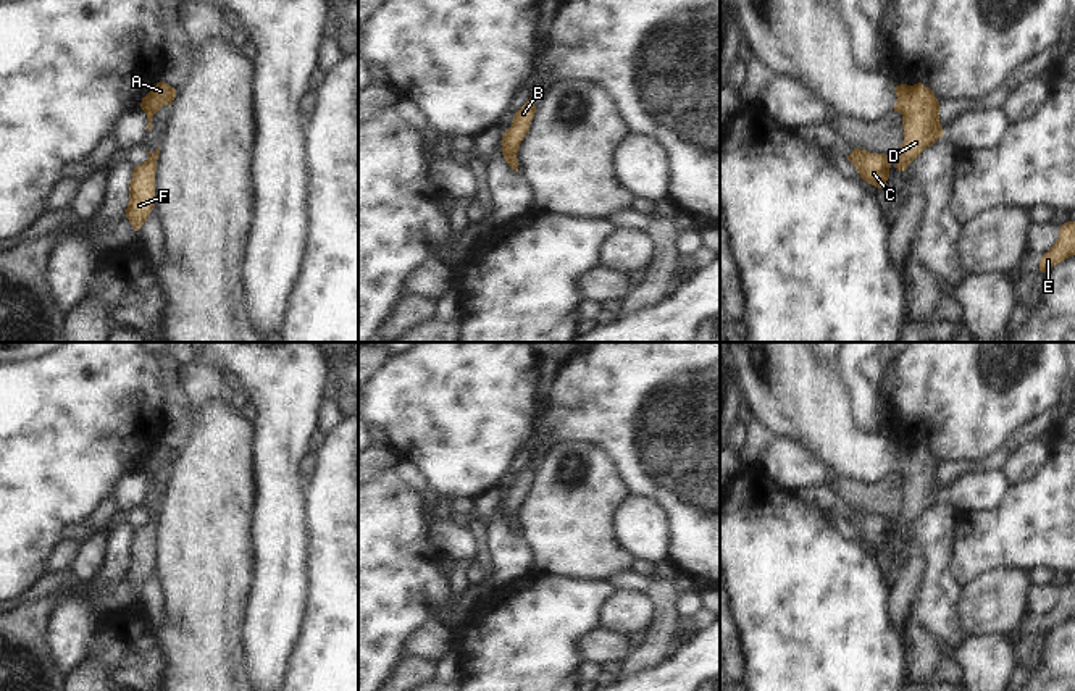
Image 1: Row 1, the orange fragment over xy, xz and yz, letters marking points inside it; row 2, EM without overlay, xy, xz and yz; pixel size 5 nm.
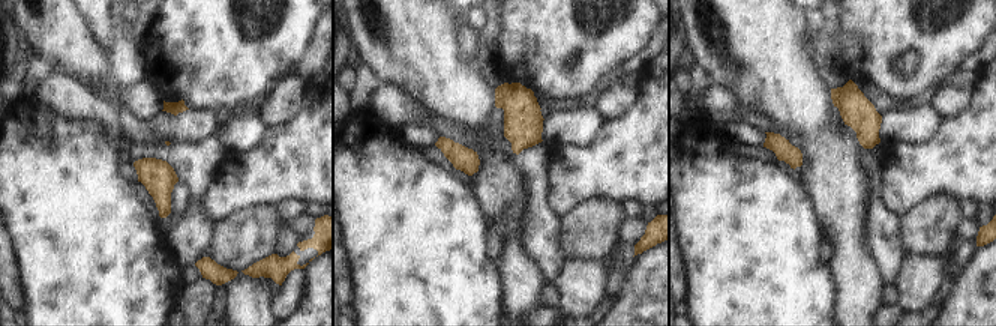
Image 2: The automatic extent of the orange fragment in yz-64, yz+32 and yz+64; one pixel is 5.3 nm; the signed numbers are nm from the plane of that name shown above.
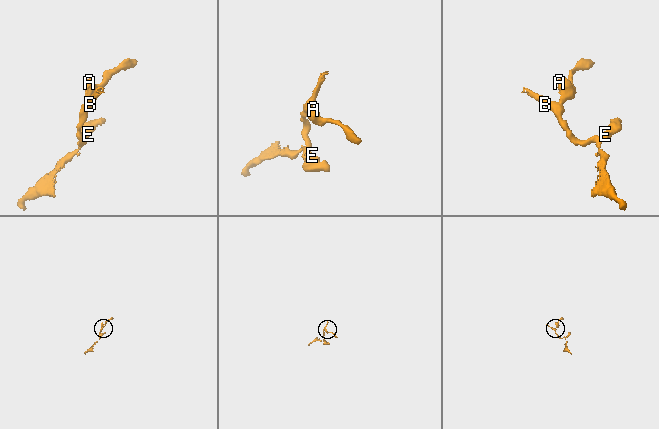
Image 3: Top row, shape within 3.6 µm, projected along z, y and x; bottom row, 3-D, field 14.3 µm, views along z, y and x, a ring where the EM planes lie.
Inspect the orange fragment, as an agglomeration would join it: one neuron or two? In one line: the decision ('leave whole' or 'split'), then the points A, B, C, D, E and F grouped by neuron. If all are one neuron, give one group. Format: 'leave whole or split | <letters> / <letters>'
leave whole | A B C D E F

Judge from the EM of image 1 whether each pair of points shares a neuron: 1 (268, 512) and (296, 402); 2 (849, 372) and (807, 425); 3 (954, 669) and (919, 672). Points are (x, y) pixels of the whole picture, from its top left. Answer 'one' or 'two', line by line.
1: one
2: two
3: two

